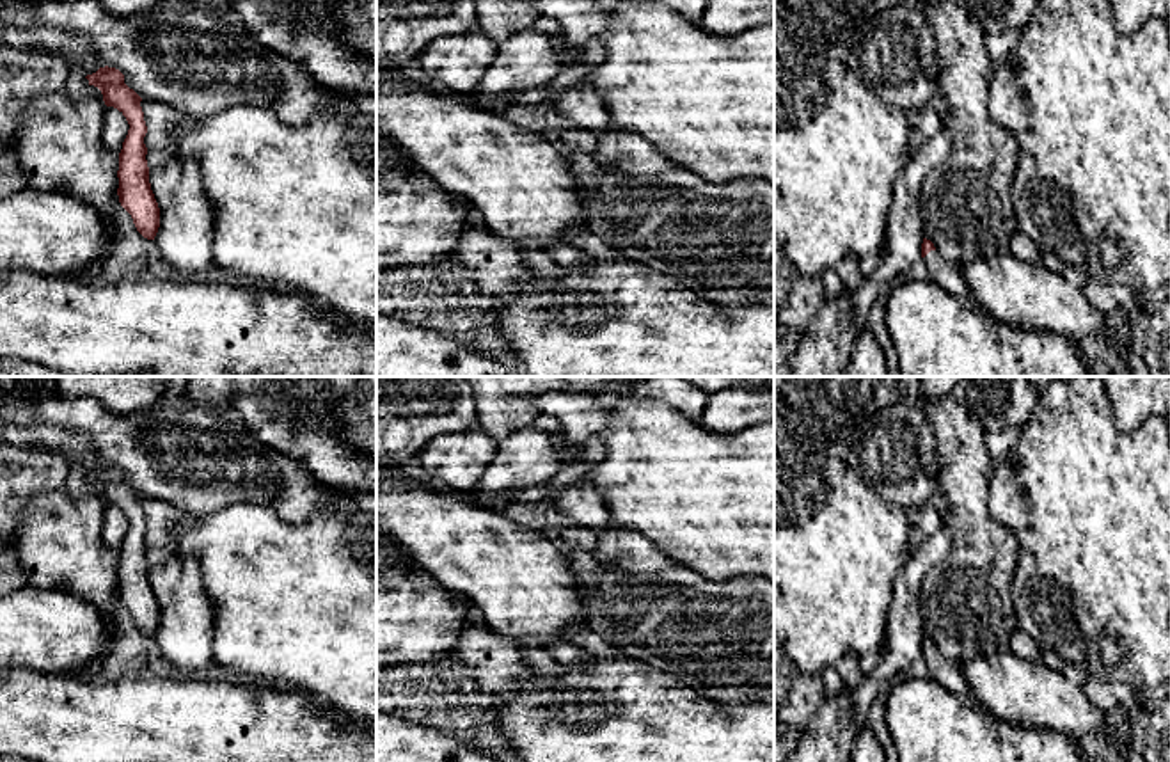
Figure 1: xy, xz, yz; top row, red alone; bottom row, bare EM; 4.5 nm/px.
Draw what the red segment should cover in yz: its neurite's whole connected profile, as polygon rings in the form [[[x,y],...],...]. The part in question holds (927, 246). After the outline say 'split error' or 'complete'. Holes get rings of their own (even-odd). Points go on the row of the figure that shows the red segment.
[[[923,238],[921,243],[921,258],[925,259],[930,281],[934,281],[955,297],[971,297],[971,290],[964,281],[961,268],[943,259],[936,250],[934,243],[927,238]]]; split error

